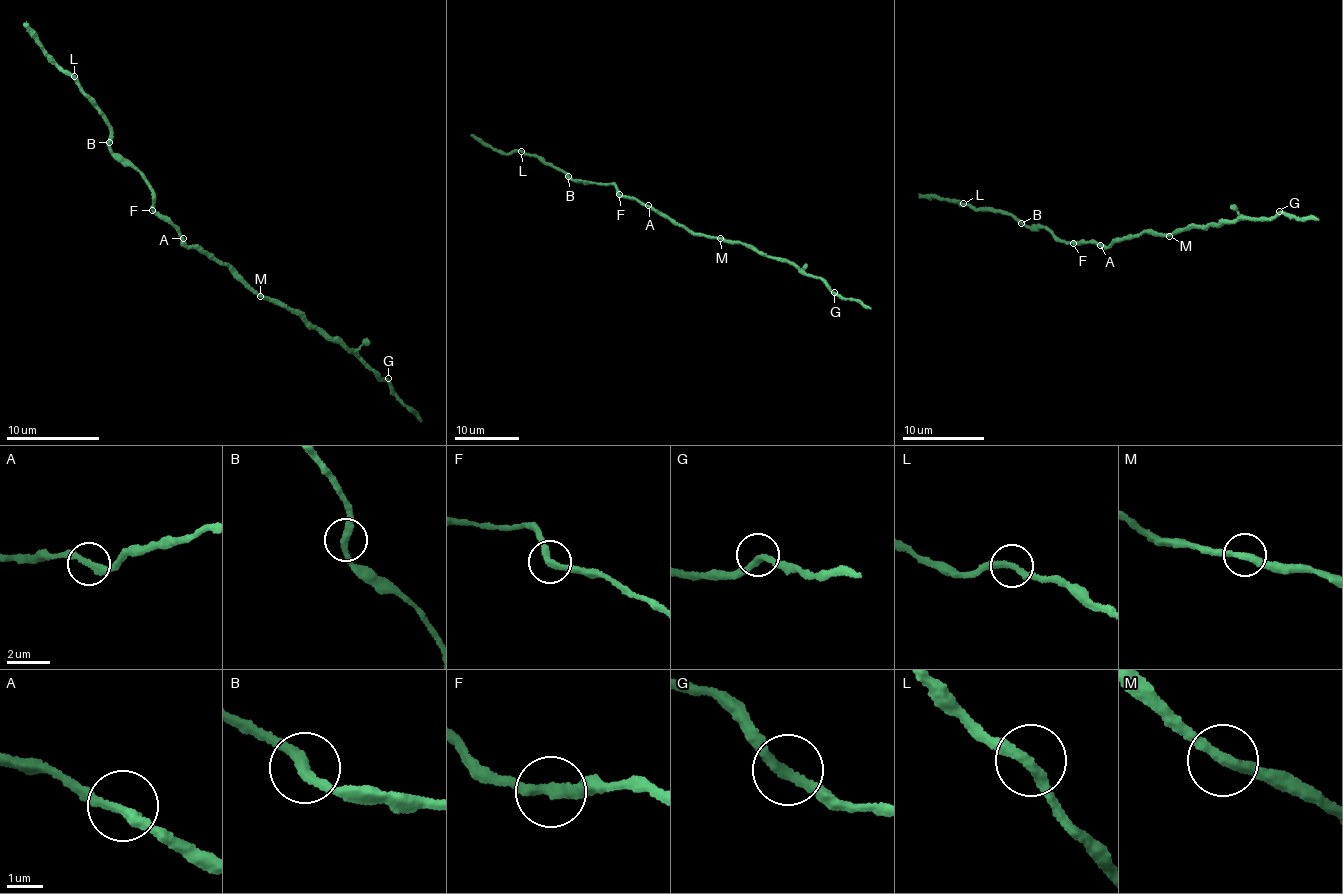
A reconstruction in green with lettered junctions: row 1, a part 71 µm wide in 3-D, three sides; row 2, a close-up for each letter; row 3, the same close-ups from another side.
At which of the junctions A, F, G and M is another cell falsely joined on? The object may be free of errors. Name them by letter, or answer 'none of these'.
none of these

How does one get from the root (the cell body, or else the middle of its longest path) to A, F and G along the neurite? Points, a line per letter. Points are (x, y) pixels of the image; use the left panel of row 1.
A: (199, 251), (189, 247), (183, 238)
F: (199, 251), (182, 244), (174, 225), (152, 210)
G: (199, 251), (232, 266), (257, 295), (302, 310), (308, 323), (329, 337), (342, 339), (381, 379), (388, 378)

